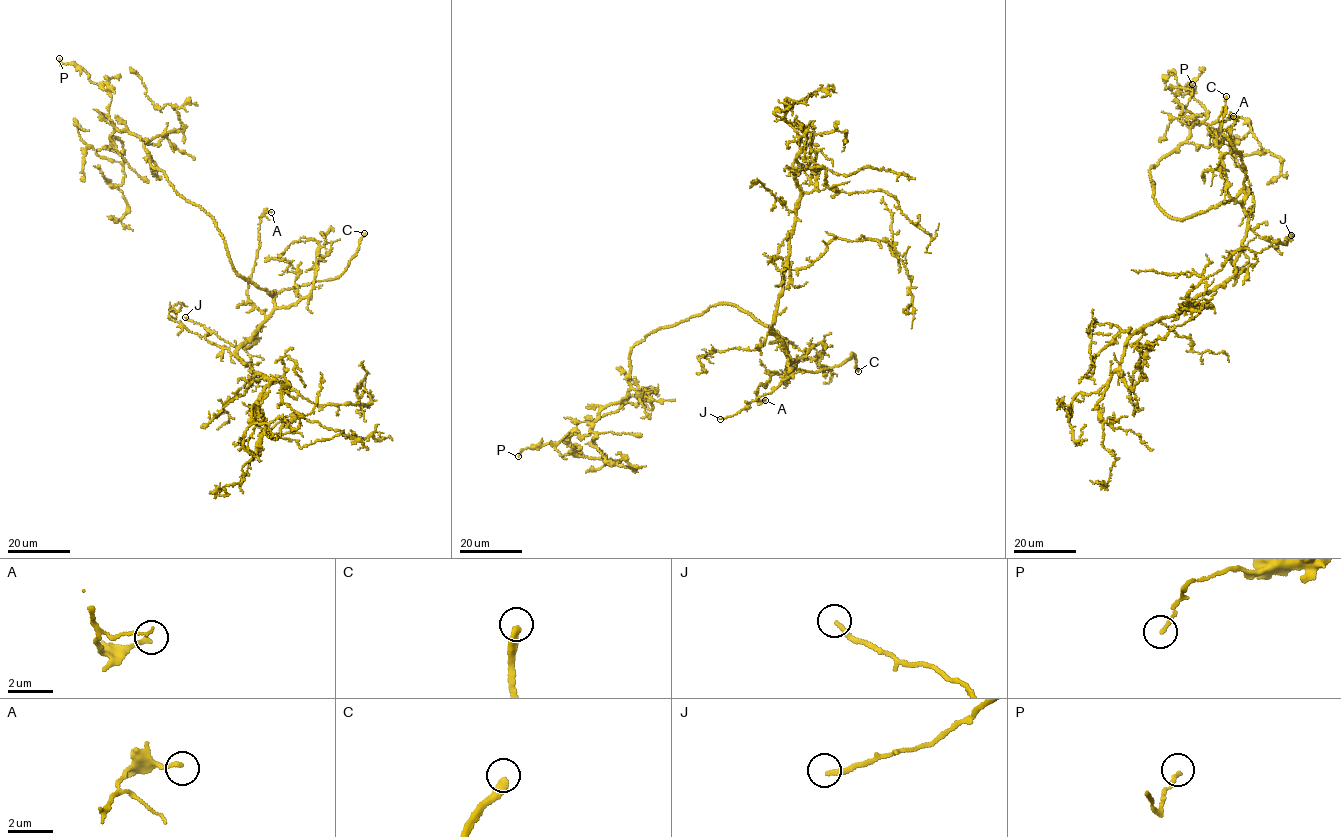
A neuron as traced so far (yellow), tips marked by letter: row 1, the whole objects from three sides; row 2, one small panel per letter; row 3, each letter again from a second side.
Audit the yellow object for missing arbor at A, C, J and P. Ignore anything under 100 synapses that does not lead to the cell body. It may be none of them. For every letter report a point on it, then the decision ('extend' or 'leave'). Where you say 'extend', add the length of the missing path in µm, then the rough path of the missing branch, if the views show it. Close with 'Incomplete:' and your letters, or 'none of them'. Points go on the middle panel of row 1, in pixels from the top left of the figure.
A: (765, 400) | leave
C: (858, 371) | extend | 30 µm | (858, 371), (866, 377), (877, 364), (876, 351), (867, 347), (871, 340)
J: (720, 419) | leave
P: (518, 456) | leave
Incomplete: C

